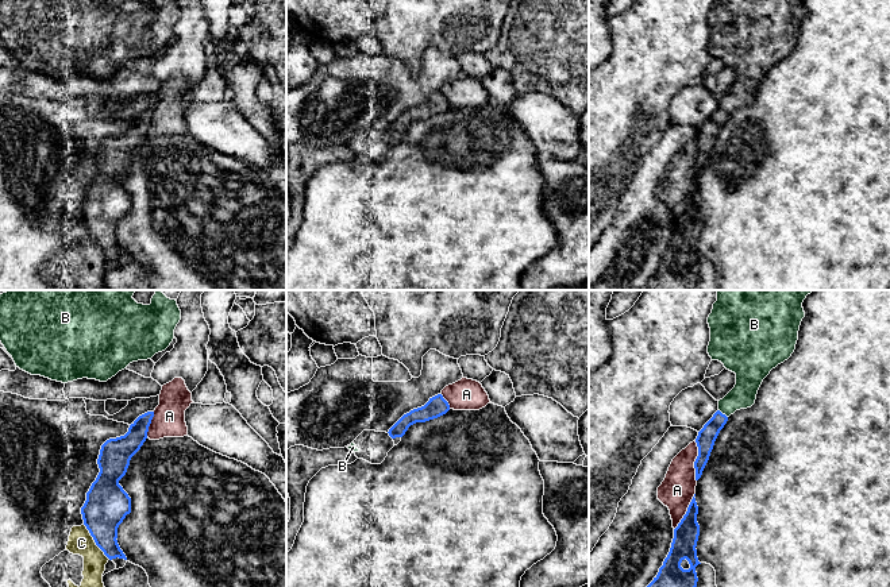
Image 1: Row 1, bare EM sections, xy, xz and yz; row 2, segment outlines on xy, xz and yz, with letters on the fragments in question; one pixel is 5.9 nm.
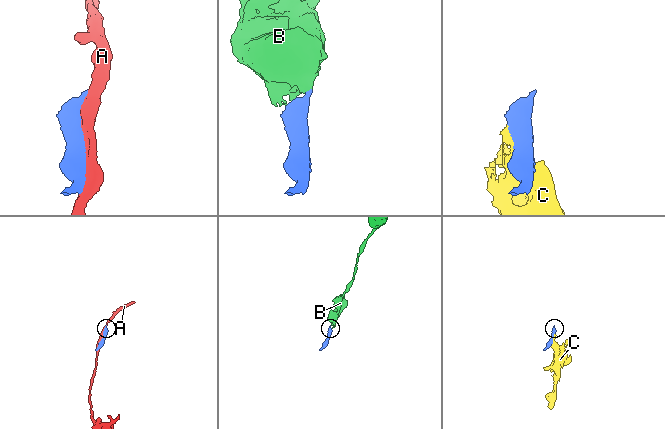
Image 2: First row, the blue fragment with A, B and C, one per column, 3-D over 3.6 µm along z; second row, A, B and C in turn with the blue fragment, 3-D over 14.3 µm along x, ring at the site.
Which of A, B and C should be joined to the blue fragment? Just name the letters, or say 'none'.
B

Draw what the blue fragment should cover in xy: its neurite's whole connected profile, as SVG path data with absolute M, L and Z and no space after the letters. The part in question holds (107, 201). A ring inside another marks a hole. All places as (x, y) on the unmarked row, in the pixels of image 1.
M154 109L139 113L124 134L109 136L101 143L97 157L100 170L81 205L84 223L109 258L127 258L116 236L119 223L131 211L131 196L119 178L126 173L131 155L146 139L153 115Z

